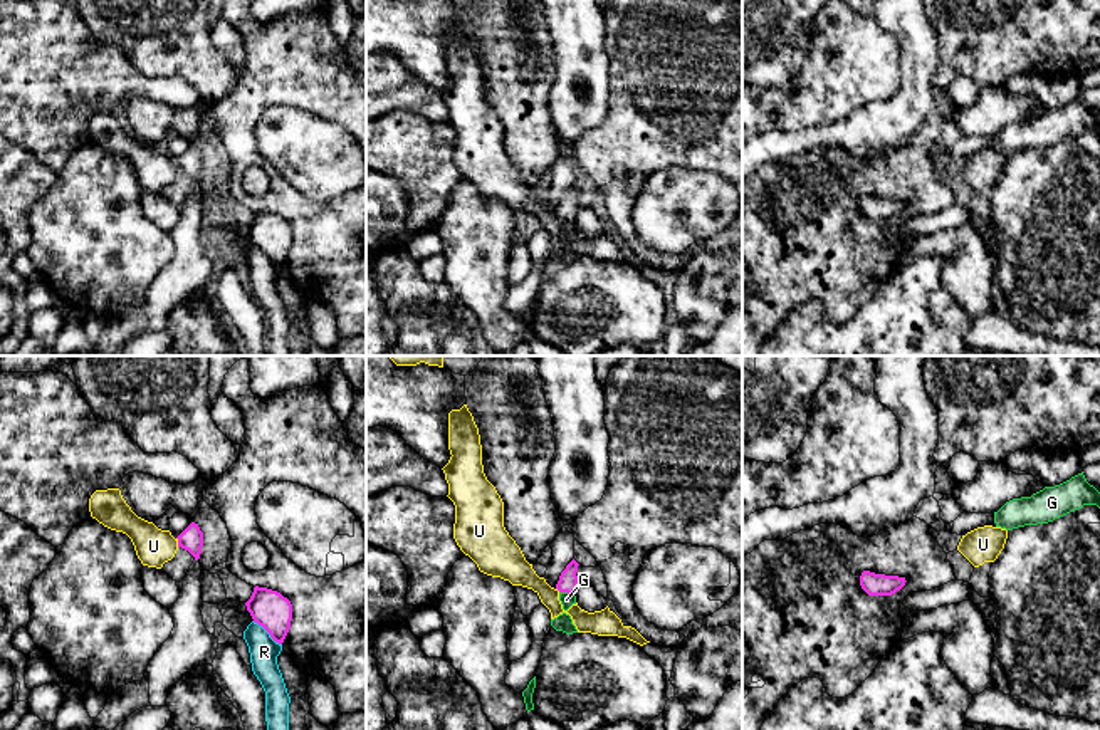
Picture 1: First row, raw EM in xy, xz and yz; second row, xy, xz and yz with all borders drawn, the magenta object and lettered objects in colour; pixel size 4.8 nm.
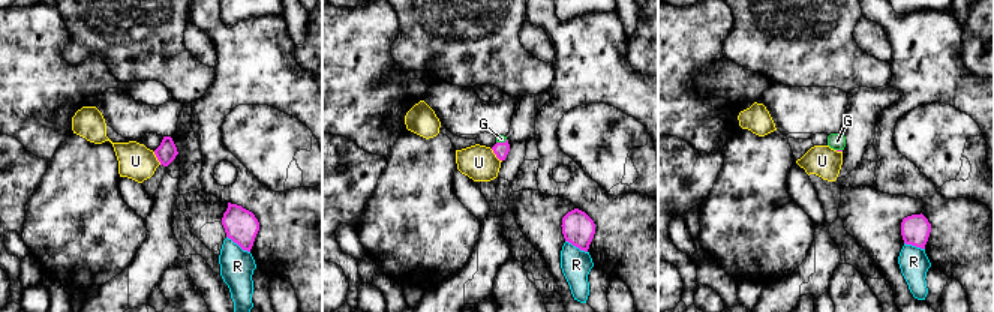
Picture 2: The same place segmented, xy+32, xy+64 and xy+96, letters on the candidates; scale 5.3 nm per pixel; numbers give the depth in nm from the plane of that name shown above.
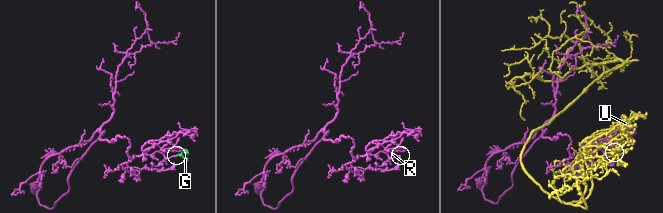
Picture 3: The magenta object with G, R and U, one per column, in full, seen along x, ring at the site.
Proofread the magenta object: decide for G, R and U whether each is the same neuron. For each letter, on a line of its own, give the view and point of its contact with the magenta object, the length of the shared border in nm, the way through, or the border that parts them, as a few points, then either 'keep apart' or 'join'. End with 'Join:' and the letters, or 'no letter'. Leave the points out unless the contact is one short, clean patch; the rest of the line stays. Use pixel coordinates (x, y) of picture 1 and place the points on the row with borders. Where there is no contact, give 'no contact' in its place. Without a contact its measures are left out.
G: xz (566, 591) | 70 nm | across xz (568, 581), (566, 591), (566, 599) | join
R: xy (267, 631) | 180 nm | keep apart
U: xy (178, 542) | 50 nm | along xy (177, 537), (178, 546) | keep apart
Join: G

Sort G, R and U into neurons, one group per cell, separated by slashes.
G / R / U

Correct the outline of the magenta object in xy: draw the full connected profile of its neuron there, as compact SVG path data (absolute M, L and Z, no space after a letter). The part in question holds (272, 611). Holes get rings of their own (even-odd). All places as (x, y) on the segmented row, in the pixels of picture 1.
M255 586L245 606L254 623L262 626L275 643L282 644L292 621L291 601L277 591Z

